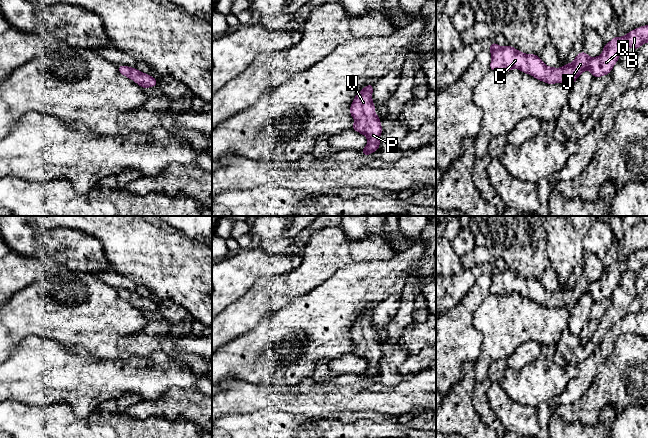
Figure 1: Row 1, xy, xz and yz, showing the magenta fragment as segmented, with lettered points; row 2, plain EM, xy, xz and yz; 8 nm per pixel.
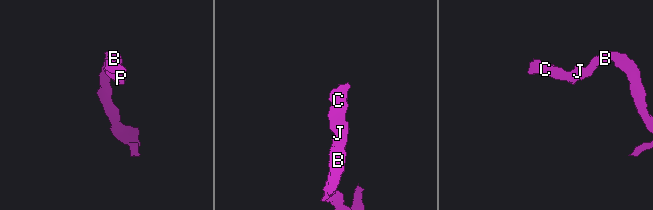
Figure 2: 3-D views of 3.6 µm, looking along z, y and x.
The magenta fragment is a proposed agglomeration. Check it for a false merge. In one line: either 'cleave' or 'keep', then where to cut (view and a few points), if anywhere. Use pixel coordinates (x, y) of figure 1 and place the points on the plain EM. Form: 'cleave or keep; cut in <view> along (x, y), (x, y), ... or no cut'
keep; no cut

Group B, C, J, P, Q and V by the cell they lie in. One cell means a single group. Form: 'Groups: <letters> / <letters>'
Groups: B C J P Q V

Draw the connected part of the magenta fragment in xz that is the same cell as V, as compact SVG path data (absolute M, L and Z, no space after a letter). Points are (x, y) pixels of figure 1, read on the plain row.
M369 308L364 311L354 321L350 330L350 339L355 342L352 353L368 362L366 371L361 374L363 379L370 379L379 373L379 362L382 357L381 346L374 336L375 329L372 326L373 309Z

